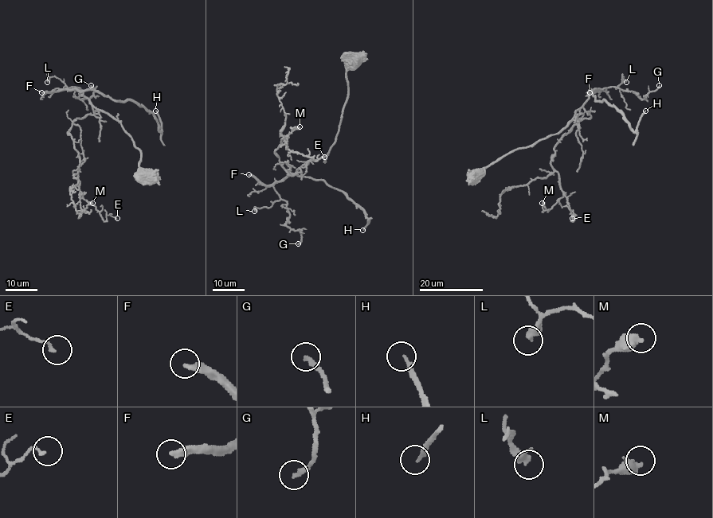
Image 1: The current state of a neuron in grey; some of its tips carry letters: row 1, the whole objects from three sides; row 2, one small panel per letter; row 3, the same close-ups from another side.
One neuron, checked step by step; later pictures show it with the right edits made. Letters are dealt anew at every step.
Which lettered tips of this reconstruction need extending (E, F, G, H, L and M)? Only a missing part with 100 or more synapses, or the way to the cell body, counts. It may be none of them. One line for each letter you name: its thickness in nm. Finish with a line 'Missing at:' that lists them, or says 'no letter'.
F: 320 nm thick
H: 170 nm thick
Missing at: F, H

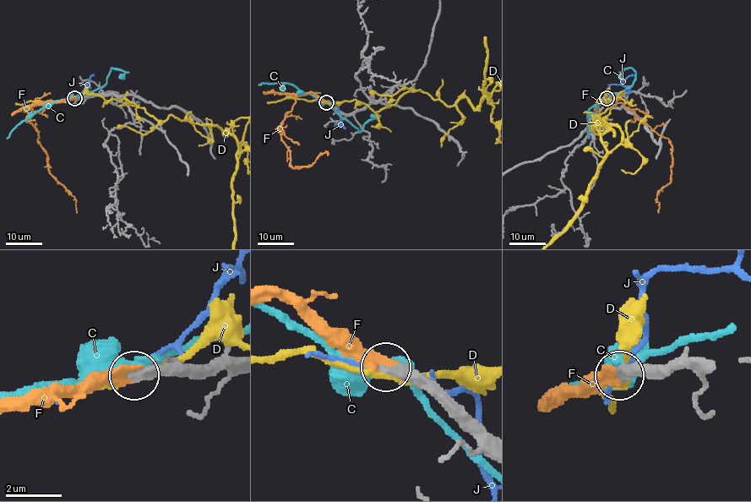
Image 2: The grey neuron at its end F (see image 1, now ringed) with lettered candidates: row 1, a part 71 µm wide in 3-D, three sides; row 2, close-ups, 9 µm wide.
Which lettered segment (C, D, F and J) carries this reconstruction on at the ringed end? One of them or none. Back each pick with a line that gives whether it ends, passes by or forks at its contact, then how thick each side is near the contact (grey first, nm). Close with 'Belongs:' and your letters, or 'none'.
F: it ends; calibres 420 and 320 nm
Belongs: F

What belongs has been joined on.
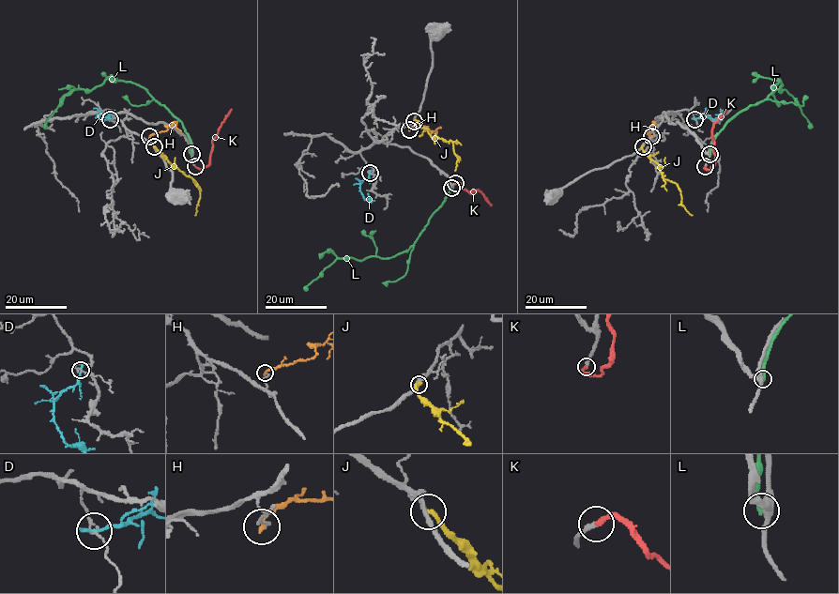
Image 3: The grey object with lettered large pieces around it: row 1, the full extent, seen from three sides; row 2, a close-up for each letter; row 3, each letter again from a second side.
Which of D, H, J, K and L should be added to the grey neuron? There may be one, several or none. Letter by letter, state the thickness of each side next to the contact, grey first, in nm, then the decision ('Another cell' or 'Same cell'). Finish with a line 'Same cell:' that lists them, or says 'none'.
D: Thickness 120 nm (grey) against 200 nm. Another cell
H: Thickness 140 nm (grey) against 190 nm. Another cell
J: Thickness 260 nm (grey) against 260 nm. Another cell
K: Thickness 220 nm (grey) against 240 nm. Same cell
L: Thickness 360 nm (grey) against 280 nm. Another cell
Same cell: K

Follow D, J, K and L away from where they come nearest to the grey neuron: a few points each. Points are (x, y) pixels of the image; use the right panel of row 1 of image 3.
D: (694, 119), (706, 116), (719, 121), (723, 110)
J: (643, 145), (642, 149), (659, 165), (664, 179), (674, 182), (680, 190), (681, 204), (693, 215)
K: (706, 167), (709, 170), (714, 163), (712, 126), (726, 109)
L: (710, 154), (713, 139), (726, 124), (764, 100), (778, 79), (779, 90), (794, 98), (810, 129)

